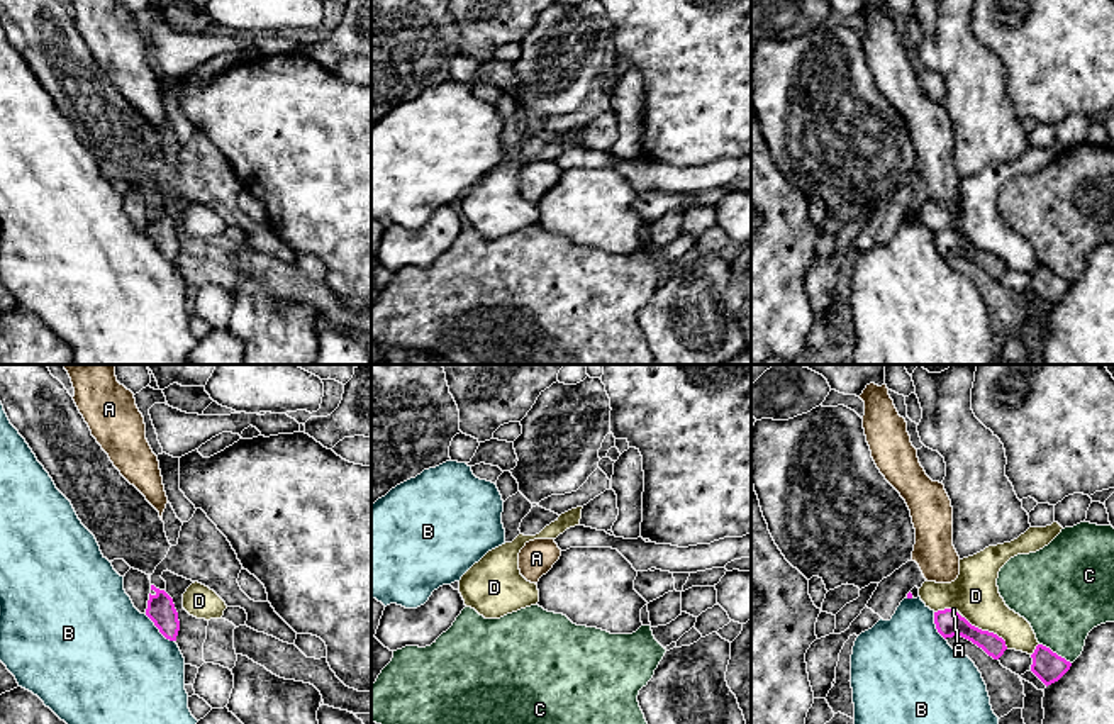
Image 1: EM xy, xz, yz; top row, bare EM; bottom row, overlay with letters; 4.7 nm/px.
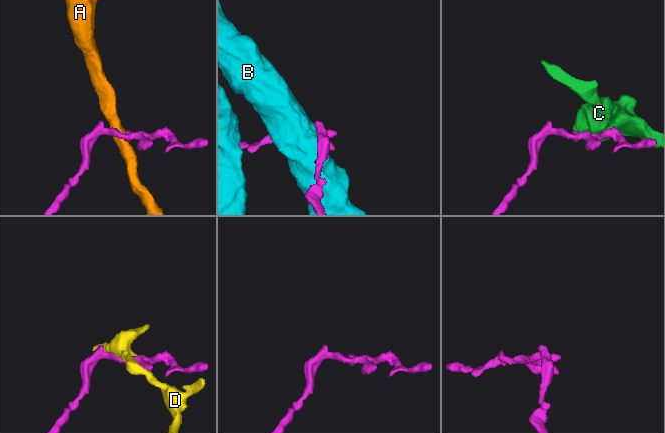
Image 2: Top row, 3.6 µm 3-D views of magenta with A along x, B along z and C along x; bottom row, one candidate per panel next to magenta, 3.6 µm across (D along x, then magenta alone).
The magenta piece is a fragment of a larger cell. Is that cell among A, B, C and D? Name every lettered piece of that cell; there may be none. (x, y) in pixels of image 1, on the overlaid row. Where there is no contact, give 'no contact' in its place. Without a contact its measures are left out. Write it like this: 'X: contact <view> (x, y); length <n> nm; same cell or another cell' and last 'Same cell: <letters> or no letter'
A: contact yz (957, 612); length 70 nm; another cell
B: contact xy (158, 628); length 190 nm; another cell
C: contact yz (1055, 653); length 180 nm; another cell
D: contact yz (987, 631); length 260 nm; another cell
Same cell: no letter

